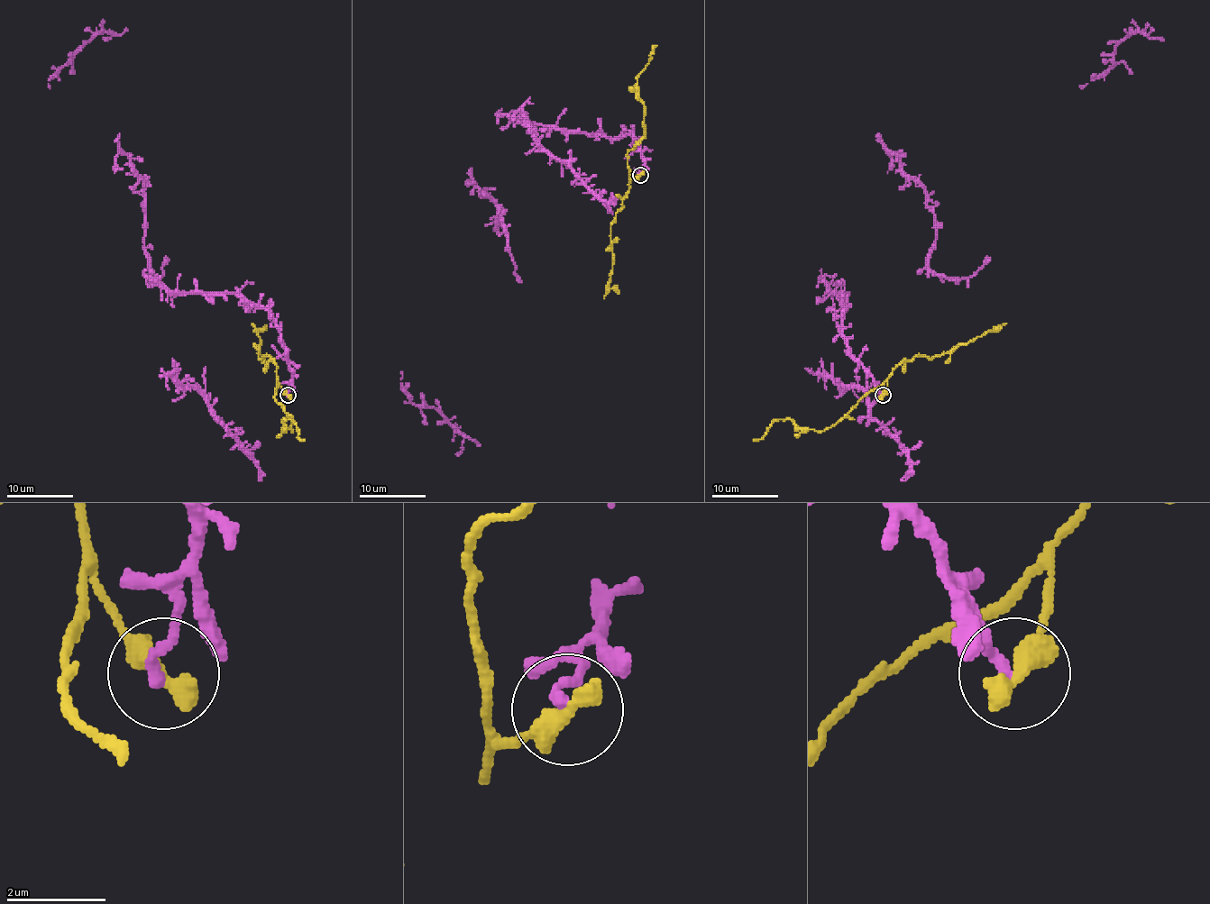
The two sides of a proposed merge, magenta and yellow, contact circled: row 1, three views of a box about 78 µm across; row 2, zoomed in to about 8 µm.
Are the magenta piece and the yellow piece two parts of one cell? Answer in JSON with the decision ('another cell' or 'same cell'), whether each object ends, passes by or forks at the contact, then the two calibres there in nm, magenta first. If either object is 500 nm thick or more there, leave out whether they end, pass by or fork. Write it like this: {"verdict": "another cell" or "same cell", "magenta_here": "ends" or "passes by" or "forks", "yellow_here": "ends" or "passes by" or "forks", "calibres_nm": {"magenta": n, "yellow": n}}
{"verdict": "another cell", "calibres_nm": {"magenta": 240, "yellow": 550}}

